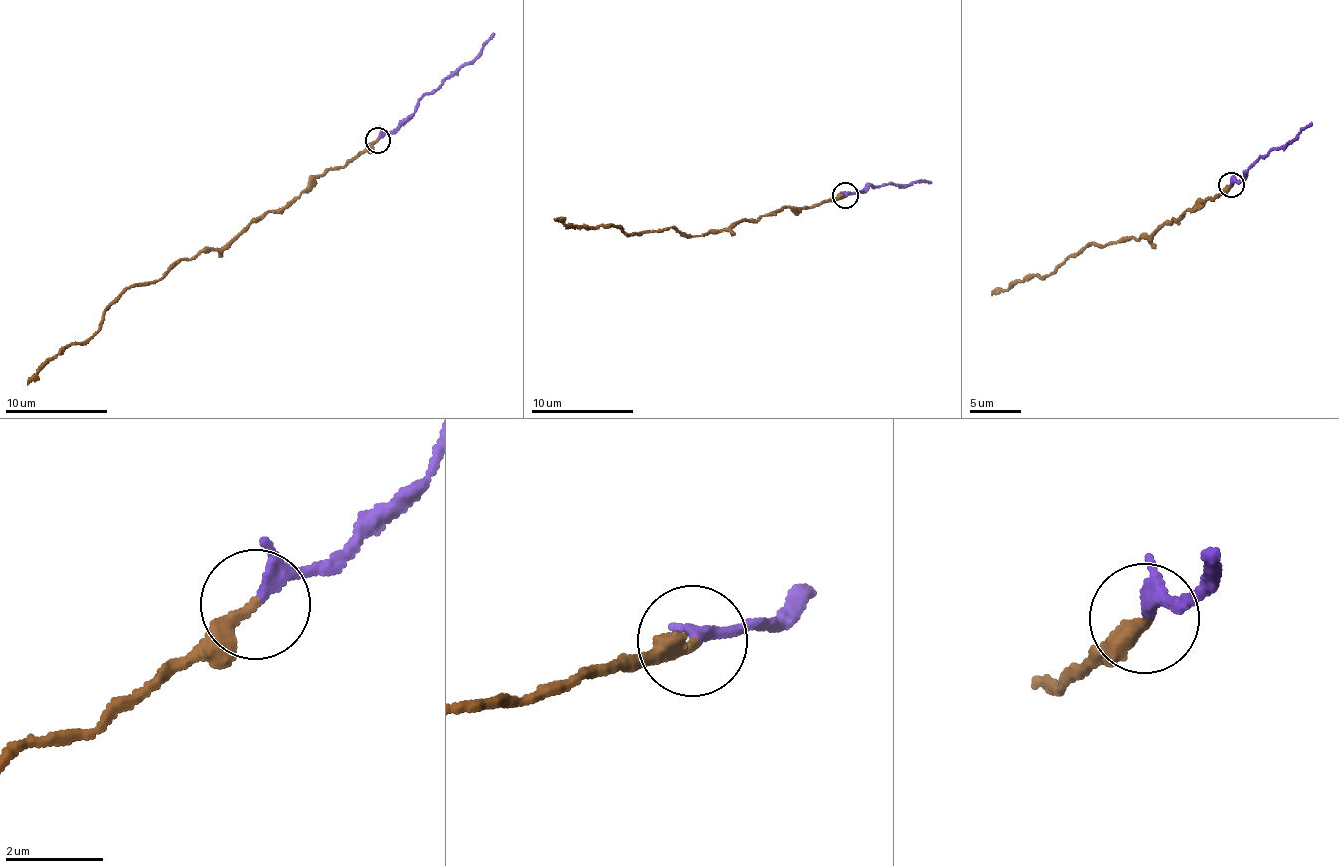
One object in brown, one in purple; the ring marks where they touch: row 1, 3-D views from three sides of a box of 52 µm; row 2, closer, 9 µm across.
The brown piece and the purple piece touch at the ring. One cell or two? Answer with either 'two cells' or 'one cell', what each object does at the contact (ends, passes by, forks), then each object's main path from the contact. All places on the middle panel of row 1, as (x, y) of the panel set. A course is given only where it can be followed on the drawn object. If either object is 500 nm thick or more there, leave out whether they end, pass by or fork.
two cells; brown ends there; purple passes by; brown runs (844, 194), (688, 237), (671, 227), (626, 236), (617, 227), (572, 227), (556, 219); purple runs (847, 194), (878, 185), (931, 181)

